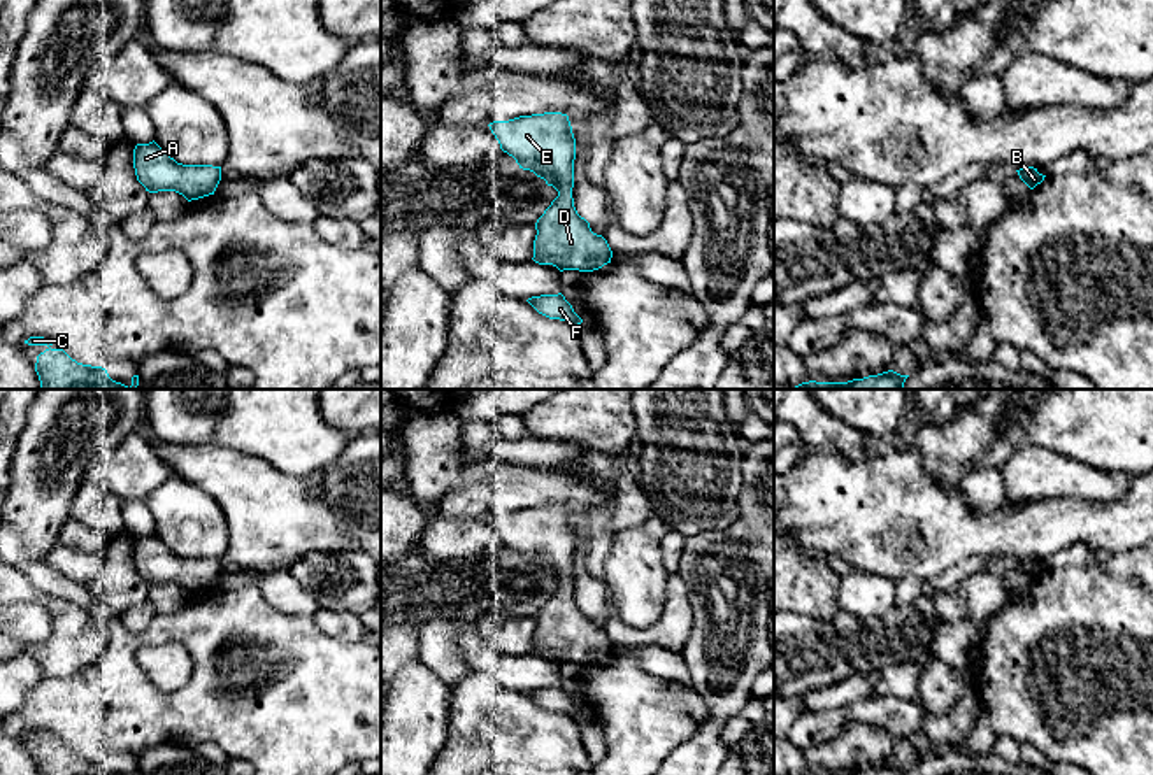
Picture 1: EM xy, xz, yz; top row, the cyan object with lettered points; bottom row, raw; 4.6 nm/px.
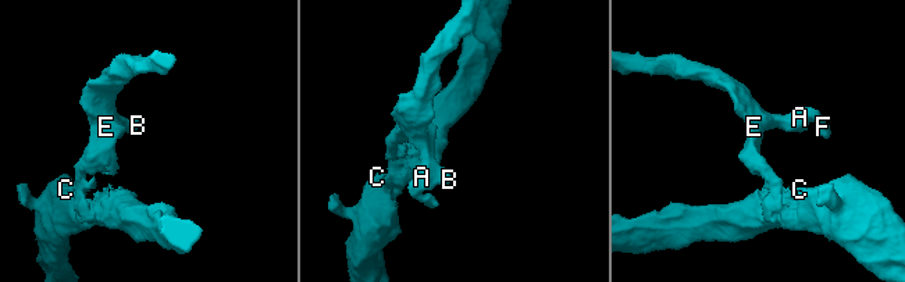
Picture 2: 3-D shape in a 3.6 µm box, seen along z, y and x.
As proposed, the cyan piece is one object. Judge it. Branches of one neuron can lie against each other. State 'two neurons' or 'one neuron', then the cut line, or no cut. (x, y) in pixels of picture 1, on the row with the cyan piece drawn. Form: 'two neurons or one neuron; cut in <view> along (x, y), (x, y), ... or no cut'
one neuron; no cut

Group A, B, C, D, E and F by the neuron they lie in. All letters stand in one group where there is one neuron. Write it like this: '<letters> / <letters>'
A B C D E F

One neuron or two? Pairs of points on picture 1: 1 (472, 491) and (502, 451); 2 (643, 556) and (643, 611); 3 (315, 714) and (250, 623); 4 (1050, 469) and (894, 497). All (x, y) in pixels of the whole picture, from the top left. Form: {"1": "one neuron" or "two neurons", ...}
{"1": "two neurons", "2": "one neuron", "3": "one neuron", "4": "two neurons"}

